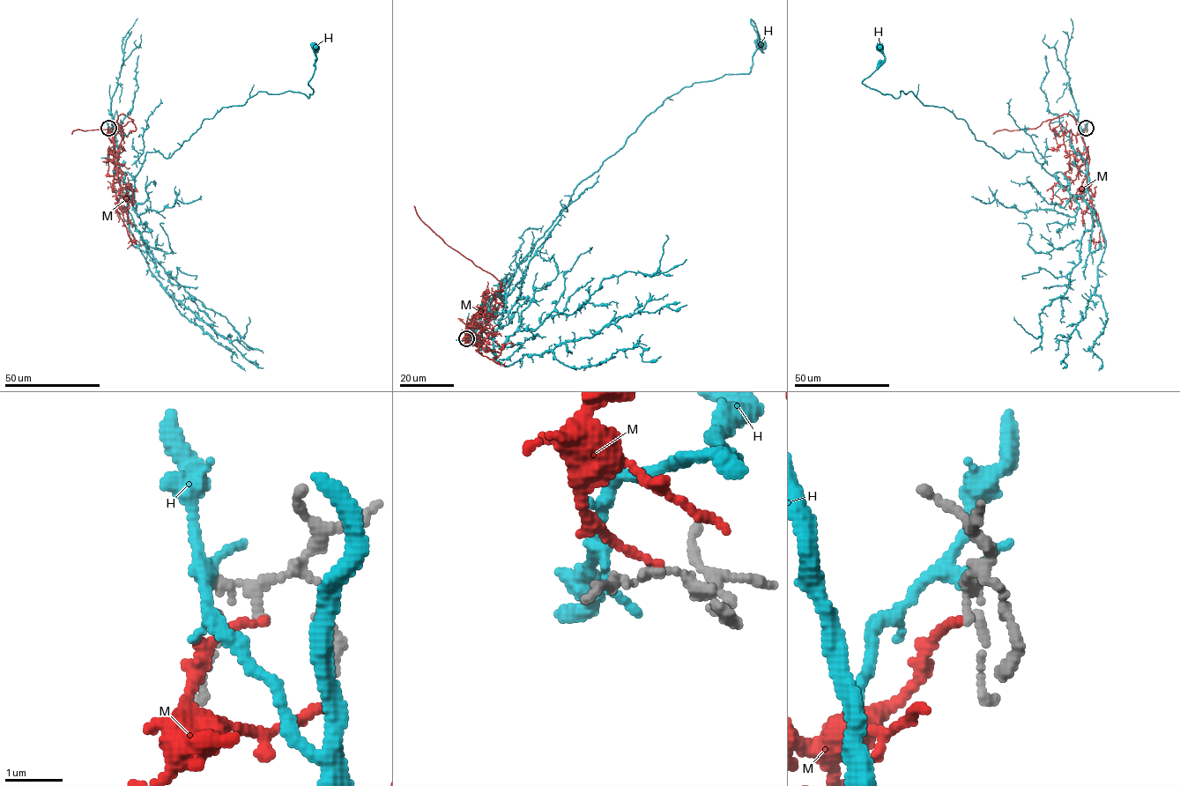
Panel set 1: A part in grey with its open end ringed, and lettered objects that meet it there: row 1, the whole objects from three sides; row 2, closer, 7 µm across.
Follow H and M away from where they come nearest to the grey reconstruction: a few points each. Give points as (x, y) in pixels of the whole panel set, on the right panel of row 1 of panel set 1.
H: (1086, 128), (1087, 189), (1072, 196), (1031, 152), (1005, 158), (944, 107), (866, 86), (884, 60), (879, 48)
M: (1086, 129), (1063, 140), (1088, 175), (1087, 154), (1076, 179), (1053, 186), (1051, 204)

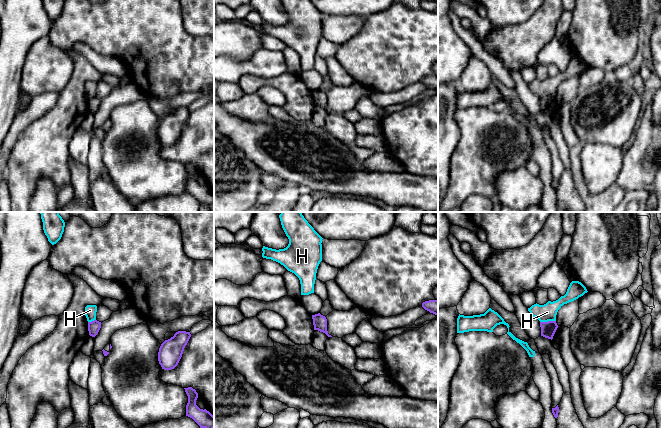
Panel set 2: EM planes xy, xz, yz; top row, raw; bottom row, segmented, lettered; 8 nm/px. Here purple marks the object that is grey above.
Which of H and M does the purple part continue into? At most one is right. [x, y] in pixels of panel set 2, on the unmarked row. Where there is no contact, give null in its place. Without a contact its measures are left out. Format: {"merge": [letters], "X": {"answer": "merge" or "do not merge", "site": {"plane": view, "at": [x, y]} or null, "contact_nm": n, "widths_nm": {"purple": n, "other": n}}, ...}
{"merge": [], "H": {"answer": "do not merge", "site": {"plane": "yz", "at": [547, 98]}, "contact_nm": 130, "widths_nm": {"purple": 120, "other": 140}}, "M": {"answer": "do not merge", "site": null}}

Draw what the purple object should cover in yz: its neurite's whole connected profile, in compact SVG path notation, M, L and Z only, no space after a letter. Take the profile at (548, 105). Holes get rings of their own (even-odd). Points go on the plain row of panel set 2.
M556 97L540 98L541 112L553 115L553 112L558 104Z

